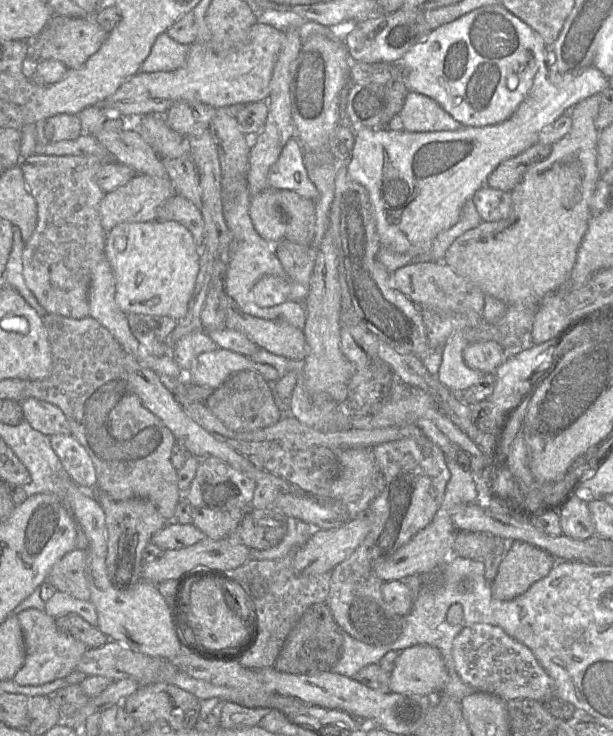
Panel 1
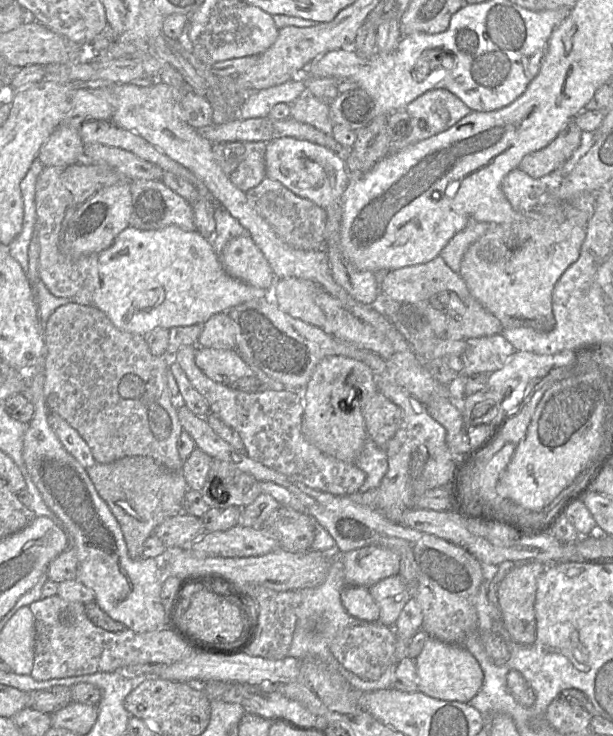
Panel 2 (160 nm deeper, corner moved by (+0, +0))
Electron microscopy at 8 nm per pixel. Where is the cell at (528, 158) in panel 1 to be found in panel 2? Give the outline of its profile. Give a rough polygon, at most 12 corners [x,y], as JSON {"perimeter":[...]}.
{"perimeter":[[571,120],[518,169],[533,178],[558,171],[583,143]]}

